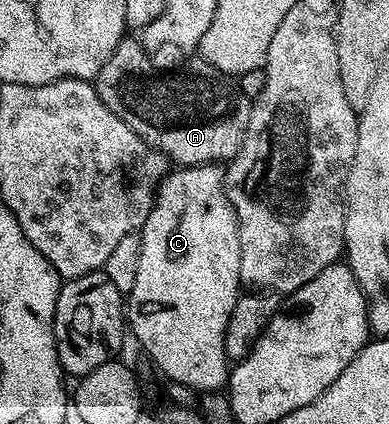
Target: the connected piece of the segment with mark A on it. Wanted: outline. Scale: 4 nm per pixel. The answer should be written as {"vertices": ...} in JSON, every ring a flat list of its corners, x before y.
{"vertices":[[126,37,122,39,120,45,115,49,115,53,111,53,111,57,107,57,107,61,103,65,103,69,99,69,95,86,99,97,103,101,103,105,107,105,107,109,111,109,111,113,115,113,115,117,119,117,129,126,132,131,139,133,139,137,143,137,143,141,147,141,149,146,157,151,162,151,169,160,170,164,182,167,203,167,206,165,225,165,229,160,234,159,239,153,239,149,243,145,243,137,247,133,247,125,249,124,249,108,251,106,250,99,243,94,236,86,233,87,228,78,214,77,209,75,169,75,173,73,162,74,160,70,154,68,152,58,146,53,144,47,136,38]]}

